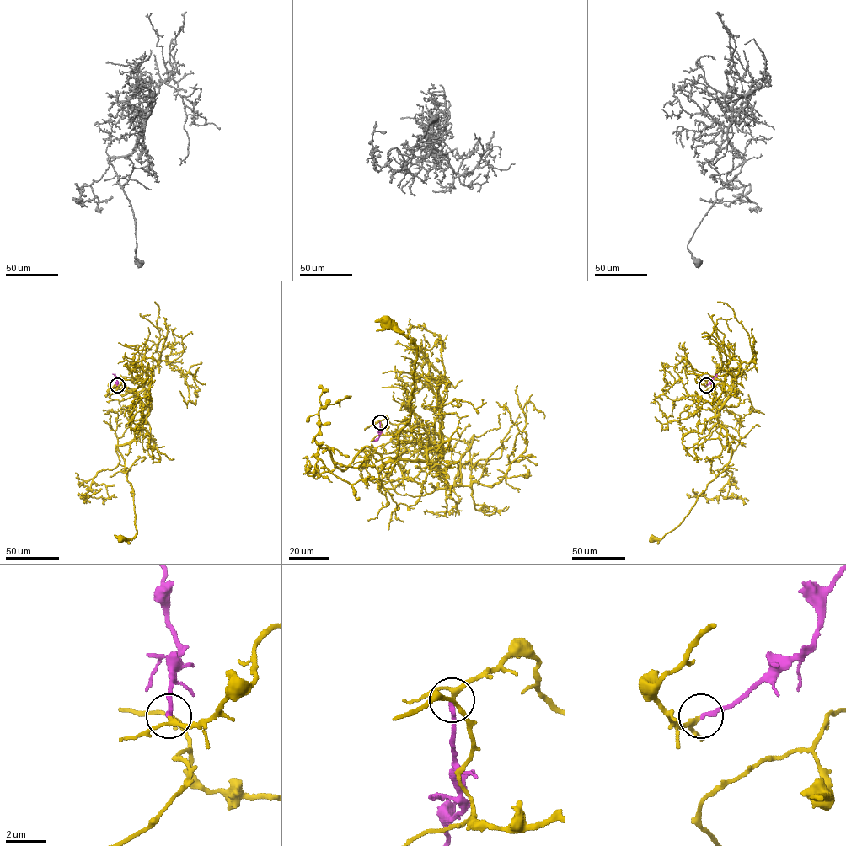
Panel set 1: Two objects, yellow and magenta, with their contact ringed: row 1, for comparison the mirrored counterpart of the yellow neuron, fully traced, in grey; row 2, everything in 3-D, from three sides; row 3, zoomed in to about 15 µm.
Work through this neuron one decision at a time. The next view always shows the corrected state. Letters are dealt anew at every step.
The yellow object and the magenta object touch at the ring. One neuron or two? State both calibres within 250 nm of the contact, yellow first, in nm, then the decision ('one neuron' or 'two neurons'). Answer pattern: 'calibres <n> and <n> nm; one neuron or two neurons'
calibres 190 and 220 nm; one neuron

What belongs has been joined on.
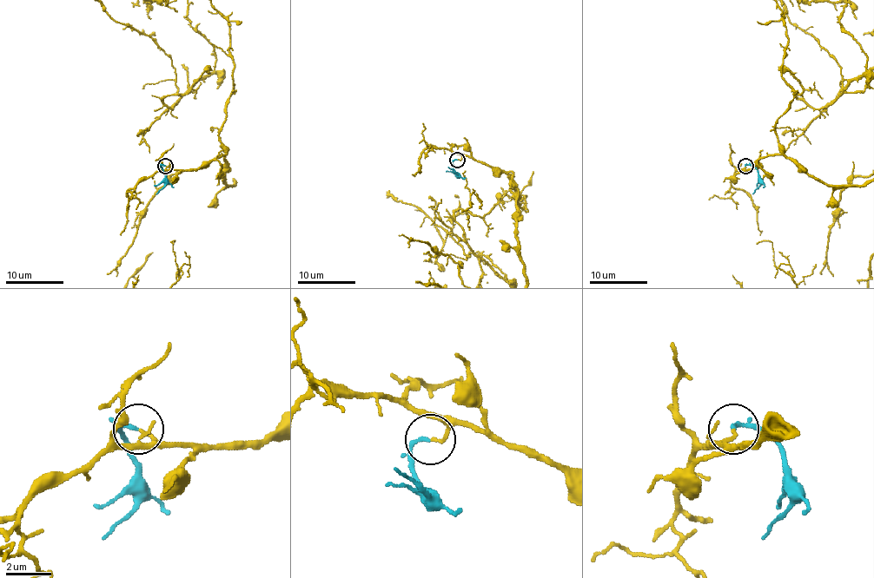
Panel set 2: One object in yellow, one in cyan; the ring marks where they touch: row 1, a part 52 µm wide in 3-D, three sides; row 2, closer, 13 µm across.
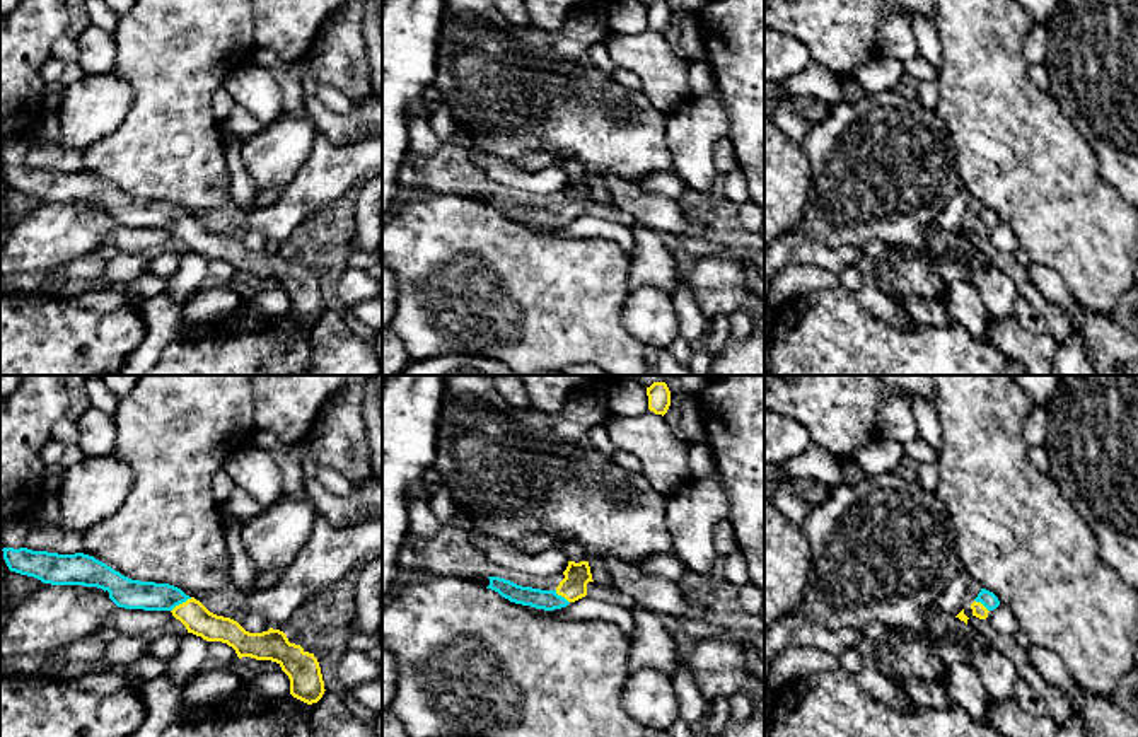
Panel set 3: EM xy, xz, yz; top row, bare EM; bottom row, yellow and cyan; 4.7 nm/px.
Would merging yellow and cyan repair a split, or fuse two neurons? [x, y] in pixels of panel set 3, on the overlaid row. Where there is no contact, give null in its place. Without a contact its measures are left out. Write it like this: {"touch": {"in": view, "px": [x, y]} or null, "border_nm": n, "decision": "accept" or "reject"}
{"touch": {"in": "xy", "px": [183, 603]}, "border_nm": 120, "decision": "accept"}

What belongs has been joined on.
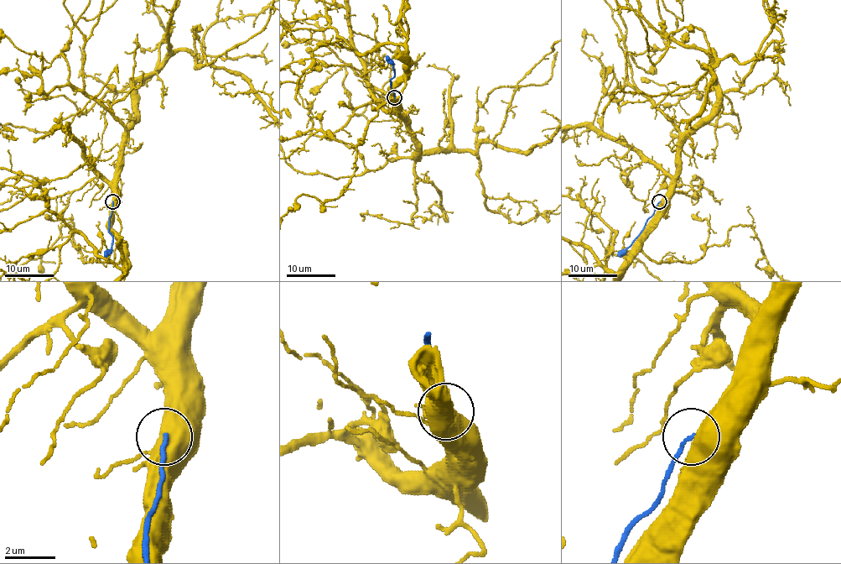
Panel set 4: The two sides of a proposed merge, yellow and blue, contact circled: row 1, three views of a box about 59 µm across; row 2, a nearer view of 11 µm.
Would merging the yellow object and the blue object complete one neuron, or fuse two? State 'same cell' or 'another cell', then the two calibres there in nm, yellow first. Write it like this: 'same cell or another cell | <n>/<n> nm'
another cell | 750/160 nm

